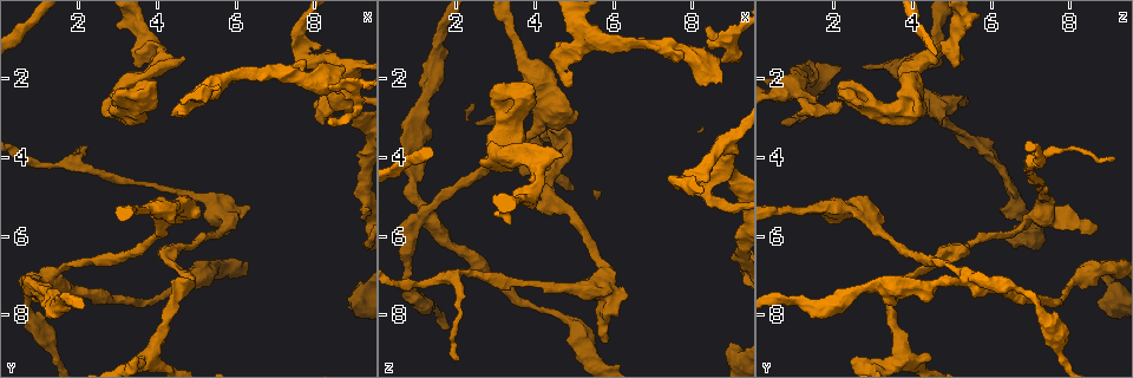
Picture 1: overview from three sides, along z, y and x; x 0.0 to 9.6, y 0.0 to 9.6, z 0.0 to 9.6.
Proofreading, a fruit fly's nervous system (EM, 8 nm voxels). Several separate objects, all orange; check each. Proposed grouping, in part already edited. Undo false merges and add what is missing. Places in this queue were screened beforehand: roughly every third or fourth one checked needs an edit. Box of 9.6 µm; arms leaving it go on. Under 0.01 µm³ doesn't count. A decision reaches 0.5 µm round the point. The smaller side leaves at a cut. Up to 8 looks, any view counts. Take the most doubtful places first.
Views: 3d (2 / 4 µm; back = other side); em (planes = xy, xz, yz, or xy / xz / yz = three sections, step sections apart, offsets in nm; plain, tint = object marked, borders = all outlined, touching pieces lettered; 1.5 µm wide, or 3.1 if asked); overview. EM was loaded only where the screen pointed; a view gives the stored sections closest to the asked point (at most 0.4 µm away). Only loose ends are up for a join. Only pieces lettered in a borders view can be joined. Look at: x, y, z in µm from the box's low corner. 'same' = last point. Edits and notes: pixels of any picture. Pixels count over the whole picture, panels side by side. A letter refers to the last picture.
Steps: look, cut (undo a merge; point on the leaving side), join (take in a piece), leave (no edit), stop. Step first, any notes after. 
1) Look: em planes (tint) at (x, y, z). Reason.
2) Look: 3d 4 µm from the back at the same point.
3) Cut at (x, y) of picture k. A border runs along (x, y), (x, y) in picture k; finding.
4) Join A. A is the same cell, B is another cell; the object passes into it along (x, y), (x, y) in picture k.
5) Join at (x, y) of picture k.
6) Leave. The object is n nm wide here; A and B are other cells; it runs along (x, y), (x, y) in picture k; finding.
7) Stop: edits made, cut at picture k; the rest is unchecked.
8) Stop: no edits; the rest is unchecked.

Look: 3d 4 µm at (8.85, 1.85, 3.65). Small branch off a trunk.

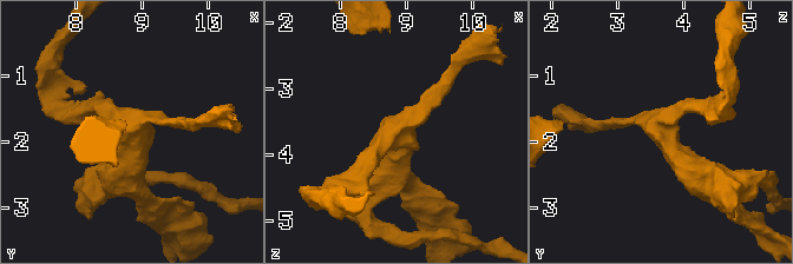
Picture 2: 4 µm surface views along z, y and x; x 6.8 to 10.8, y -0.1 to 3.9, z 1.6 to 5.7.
Look: em planes (tint) at (8.85, 1.75, 3.70). 3 arms meet here; the arms are 160, 260, 550 nm wide.

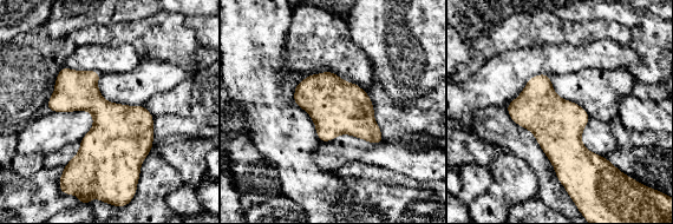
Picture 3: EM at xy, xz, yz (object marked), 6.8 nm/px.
Look: em planes (borders) at the same point.

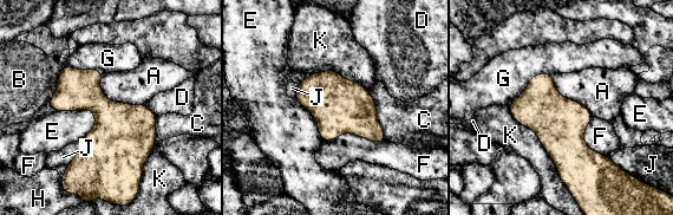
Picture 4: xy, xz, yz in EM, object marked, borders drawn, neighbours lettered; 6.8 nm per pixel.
Leave. A, B, C, D, E, F, G, H, J and K are other cells; a border runs along (102, 75), (108, 98), (145, 104) in picture 4; continuous, no second neuron.

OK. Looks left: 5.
Look: em xy step 8 (plain) at (4.75, 1.45, 4.00). Branch stops here.

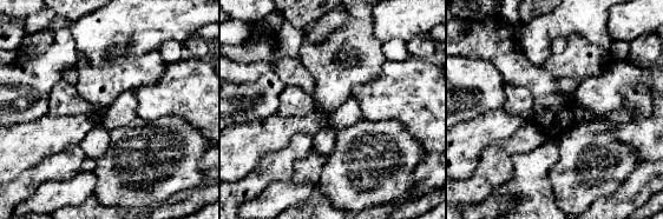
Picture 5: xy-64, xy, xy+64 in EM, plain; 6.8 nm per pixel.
Look: em xy step 8 (borders) at the same point.

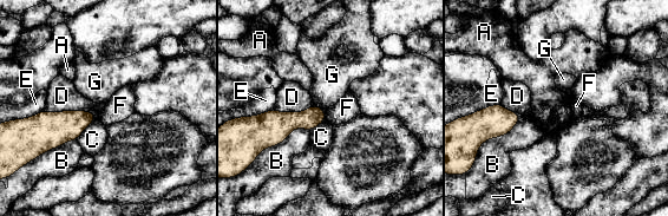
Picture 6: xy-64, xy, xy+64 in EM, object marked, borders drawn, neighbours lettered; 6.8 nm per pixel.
Leave. A, B, C, D, E, F and G are other cells; a border runs along (325, 112), (326, 119) in picture 6; no lettered piece goes on from it.

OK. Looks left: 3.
Look: em yz step 8 (borders) at (6.30, 5.35, 7.55). An open end.

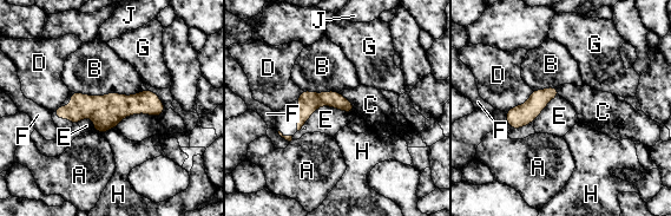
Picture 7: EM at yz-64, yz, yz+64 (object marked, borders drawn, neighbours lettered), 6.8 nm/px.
Look: em planes (borders) at the same point. Cut it another way.

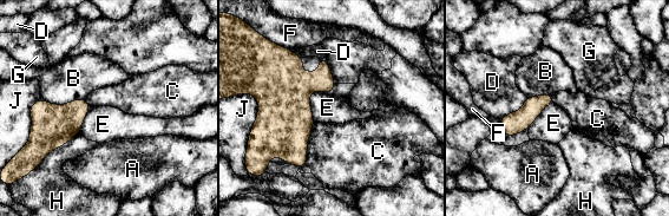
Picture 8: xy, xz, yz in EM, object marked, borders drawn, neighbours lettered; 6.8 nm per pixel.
Leave. A, B, C, D, E, F, G, H and J are other cells; a border runs along (336, 84), (309, 95), (314, 122) in picture 8; no lettered piece goes on from it.

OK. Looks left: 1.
Stop: no edits; the rest is unchecked.

